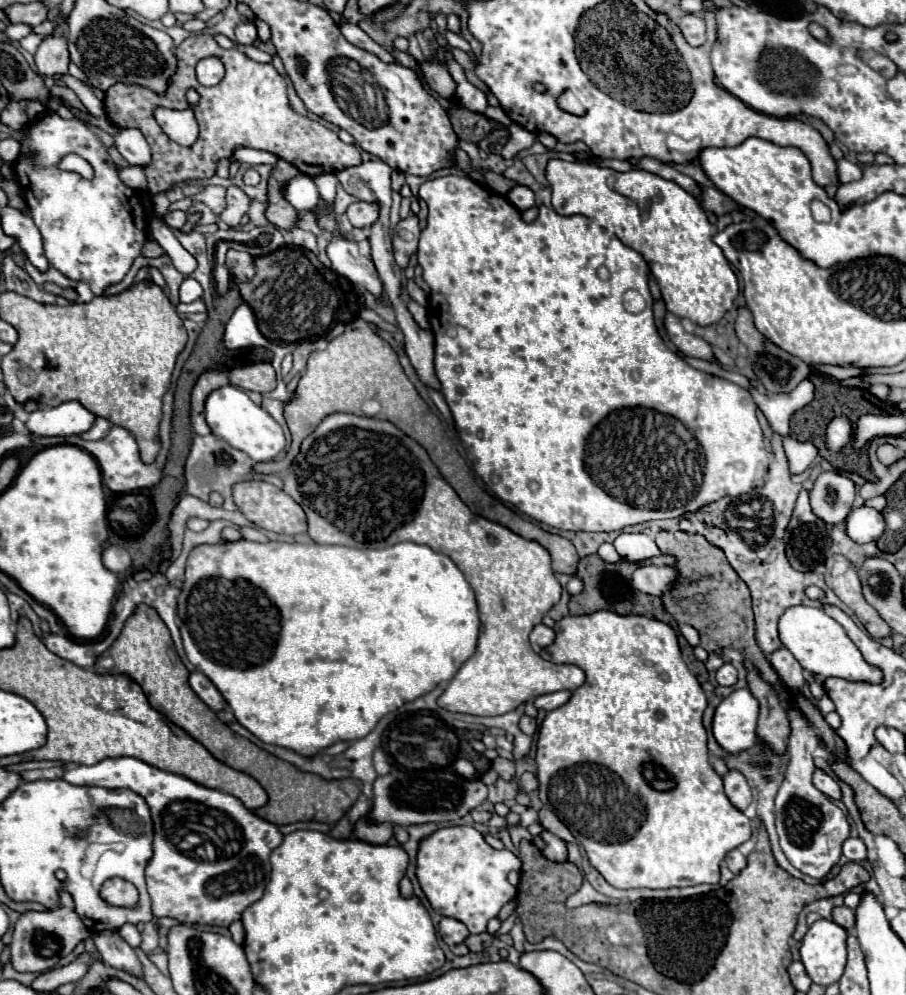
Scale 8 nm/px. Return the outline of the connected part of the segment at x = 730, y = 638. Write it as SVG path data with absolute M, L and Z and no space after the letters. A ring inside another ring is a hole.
M682 529L660 531L656 535L656 545L660 547L662 553L674 555L678 559L678 567L680 567L680 583L672 591L662 595L662 601L664 601L664 607L668 609L668 613L678 623L688 623L694 629L698 629L700 641L702 641L700 645L708 653L716 653L726 647L738 649L744 655L744 659L748 659L756 667L756 671L768 685L772 685L772 687L782 685L780 675L770 665L770 661L760 651L760 647L756 645L754 611L752 611L750 591L748 591L746 583L730 567L724 551L720 547L712 545L704 535L698 535L698 533L690 535ZM694 595L702 595L704 601L698 605L690 603L690 599Z

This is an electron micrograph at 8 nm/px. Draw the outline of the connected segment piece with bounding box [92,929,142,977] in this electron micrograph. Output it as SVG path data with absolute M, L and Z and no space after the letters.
M100 931L96 933L94 937L94 943L96 943L96 949L102 957L102 961L110 967L116 967L116 969L124 969L132 975L140 975L140 961L136 959L136 953L134 949L118 935L118 931Z

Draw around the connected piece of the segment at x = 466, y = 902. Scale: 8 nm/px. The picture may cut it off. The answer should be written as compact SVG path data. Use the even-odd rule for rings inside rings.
M468 825L442 827L420 843L418 861L416 861L416 875L418 875L424 895L428 897L428 901L436 913L462 921L470 933L484 933L488 921L498 917L500 909L516 897L516 887L512 887L506 877L508 877L508 871L512 871L512 869L520 871L520 865L522 865L520 859L512 851L508 851L508 849L498 851L498 849L490 847L484 841L482 833L476 831L474 827L468 827Z

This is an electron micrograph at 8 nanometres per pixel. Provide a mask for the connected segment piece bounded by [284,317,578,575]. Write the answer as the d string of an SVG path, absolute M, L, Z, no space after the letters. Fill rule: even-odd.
M360 317L350 321L346 325L346 331L340 337L332 339L324 351L314 351L310 355L306 371L300 377L298 389L284 407L286 423L292 433L290 453L298 453L300 443L318 427L318 423L326 415L336 413L336 411L362 415L362 403L368 399L376 399L382 405L378 411L378 419L386 419L386 421L394 423L398 429L402 429L406 435L410 435L414 441L418 441L428 451L430 459L434 461L434 465L438 467L442 477L452 485L452 489L460 495L460 499L470 507L472 513L482 515L490 521L496 521L496 523L508 527L510 531L516 531L516 535L522 535L524 539L536 541L542 547L546 547L548 553L552 555L552 565L554 565L552 569L556 573L568 573L568 575L576 573L578 553L570 541L566 541L560 535L552 535L552 533L540 529L532 521L522 519L520 515L510 511L506 505L496 501L492 495L488 495L476 483L464 457L458 453L456 441L448 435L446 427L442 423L432 423L428 405L424 403L424 399L418 395L416 387L406 377L394 349L380 335L376 335L376 331L372 331L372 327ZM566 543L568 543L568 561L566 561Z

